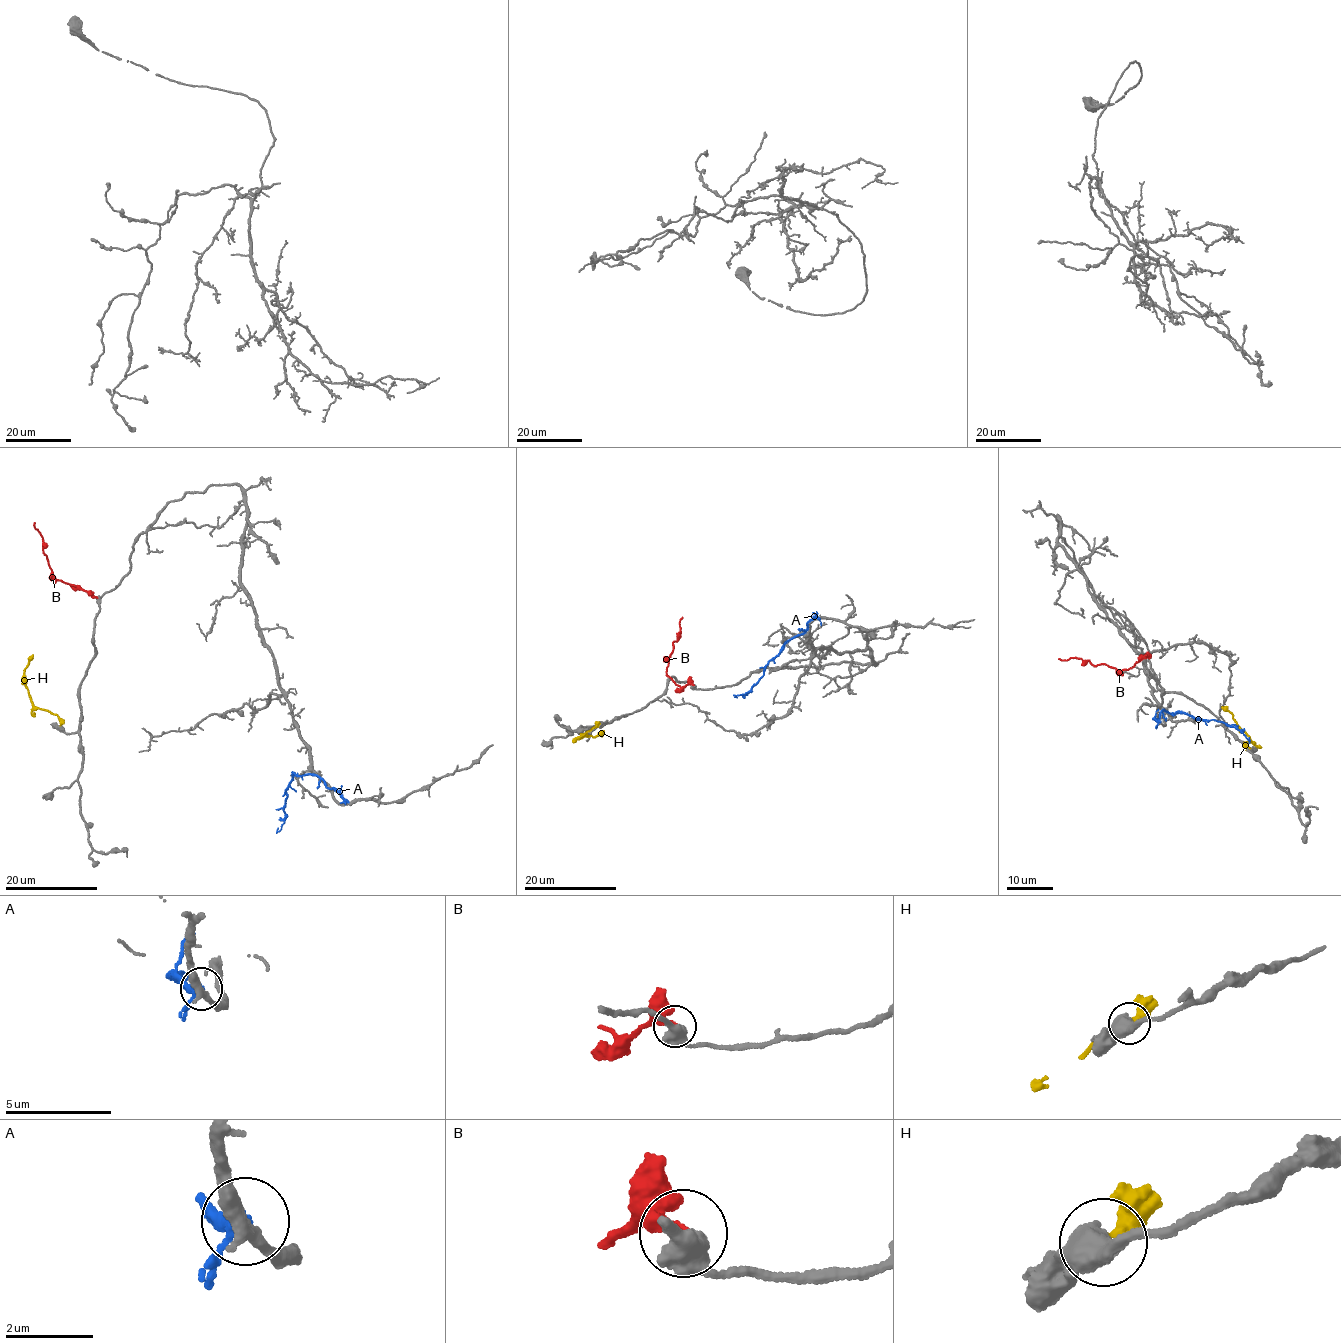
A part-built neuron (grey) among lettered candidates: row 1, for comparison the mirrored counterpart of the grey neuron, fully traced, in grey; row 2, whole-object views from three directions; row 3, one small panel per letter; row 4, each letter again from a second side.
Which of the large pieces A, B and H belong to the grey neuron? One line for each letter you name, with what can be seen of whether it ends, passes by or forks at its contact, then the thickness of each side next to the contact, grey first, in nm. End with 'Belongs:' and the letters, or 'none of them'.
B: It ends there. Thickness 480 nm (grey) against 320 nm
Belongs: B

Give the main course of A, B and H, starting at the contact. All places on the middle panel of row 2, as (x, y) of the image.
A: (819, 618), (813, 618), (802, 634), (786, 640), (759, 682), (737, 697)
B: (693, 685), (680, 686), (667, 675), (668, 658), (673, 642), (680, 635), (682, 617)
H: (594, 727), (580, 738), (604, 731)

